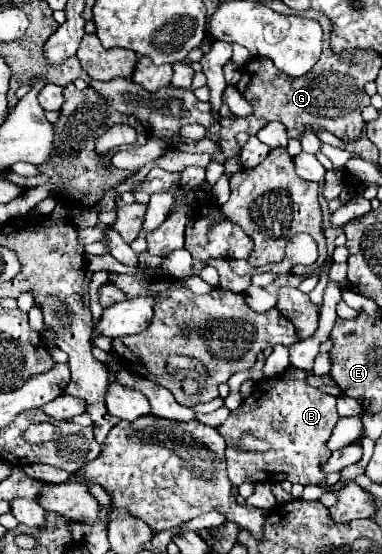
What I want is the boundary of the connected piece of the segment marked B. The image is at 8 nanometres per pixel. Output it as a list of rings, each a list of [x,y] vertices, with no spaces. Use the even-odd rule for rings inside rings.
[[[294,366],[285,370],[284,376],[270,380],[262,380],[255,385],[254,392],[234,410],[228,420],[218,428],[218,432],[226,440],[226,462],[228,462],[228,478],[232,486],[240,486],[242,482],[298,482],[302,486],[320,484],[324,480],[324,472],[320,472],[320,464],[328,460],[330,450],[326,448],[326,440],[332,434],[332,428],[338,422],[336,398],[318,392],[308,386],[306,374]],[[288,420],[288,438],[274,438],[274,424]],[[244,434],[252,434],[260,440],[270,442],[270,450],[266,452],[248,452],[240,450],[238,440]]]

